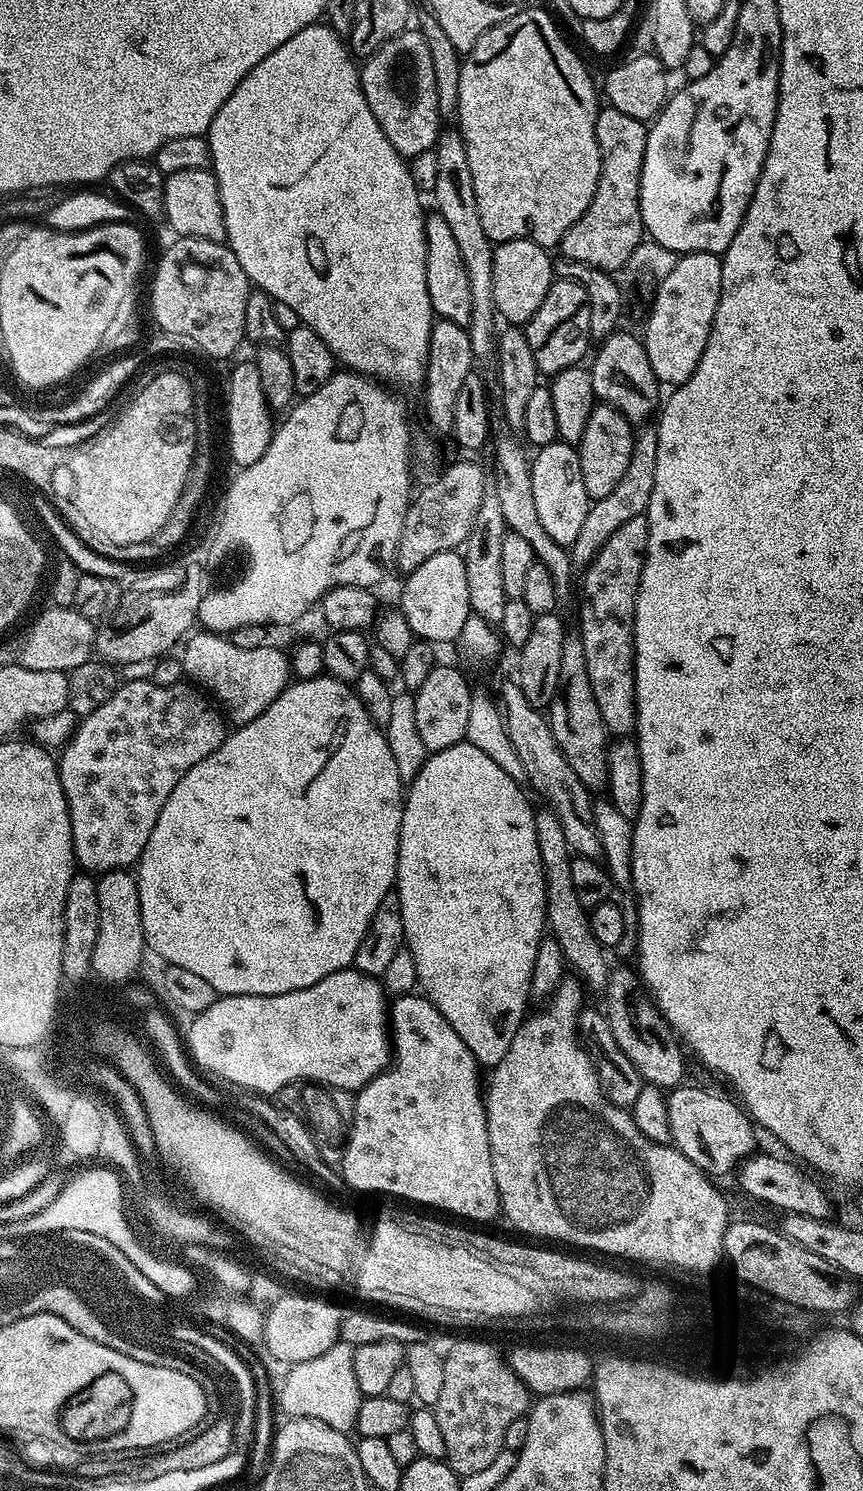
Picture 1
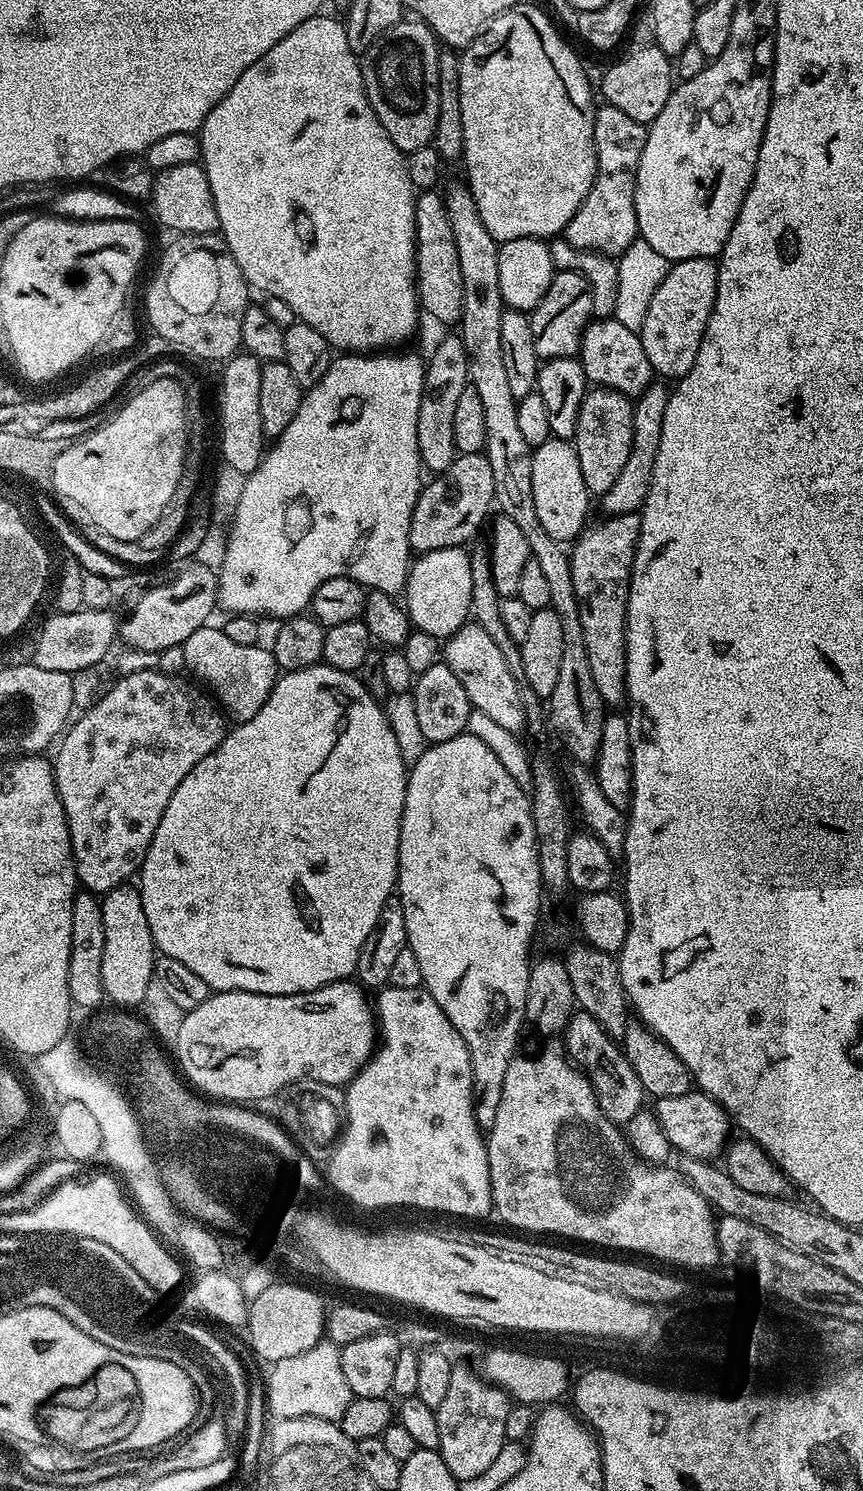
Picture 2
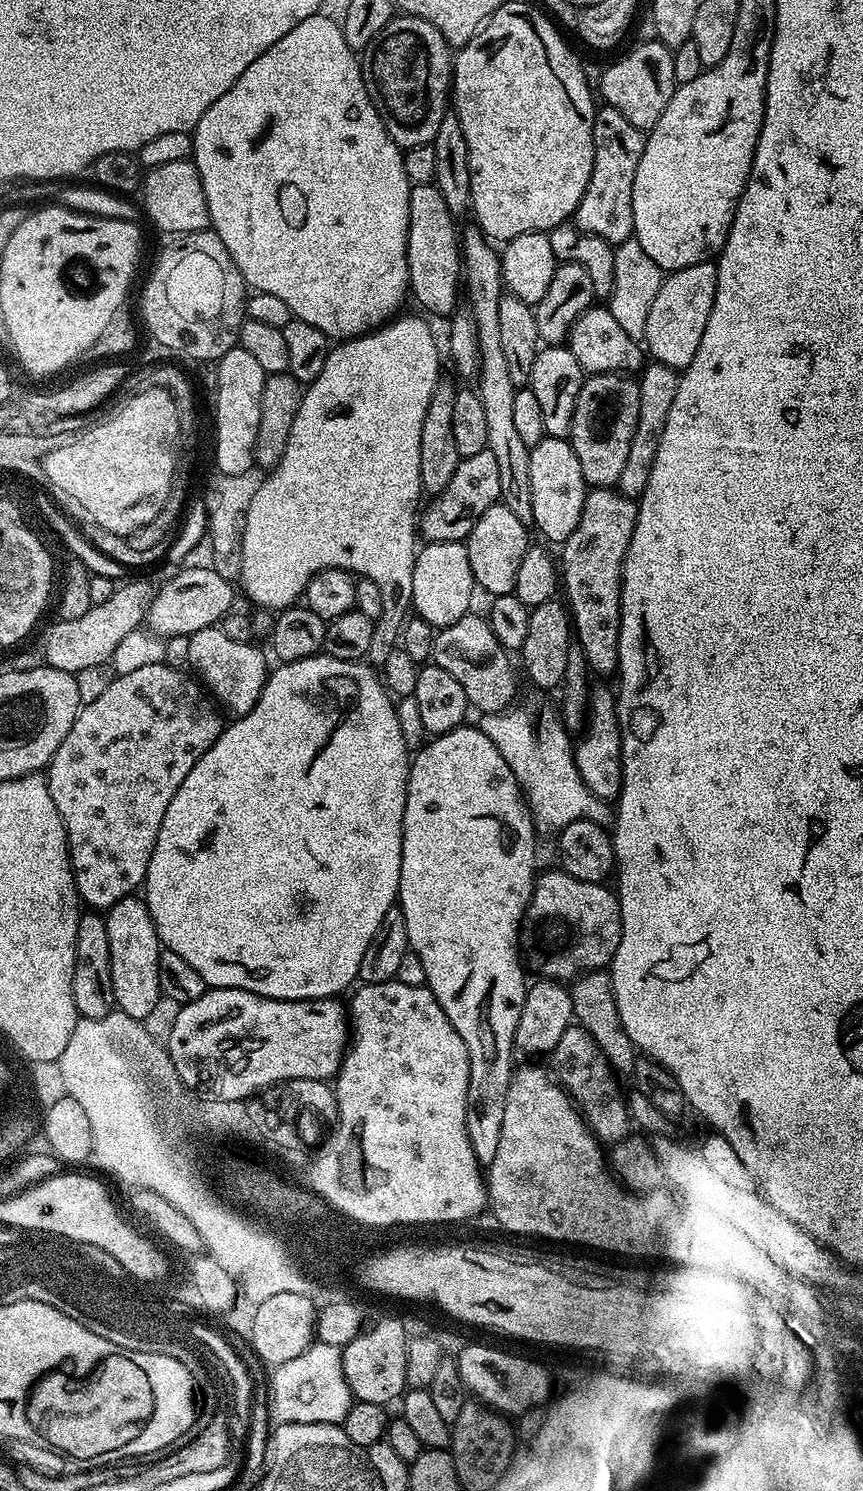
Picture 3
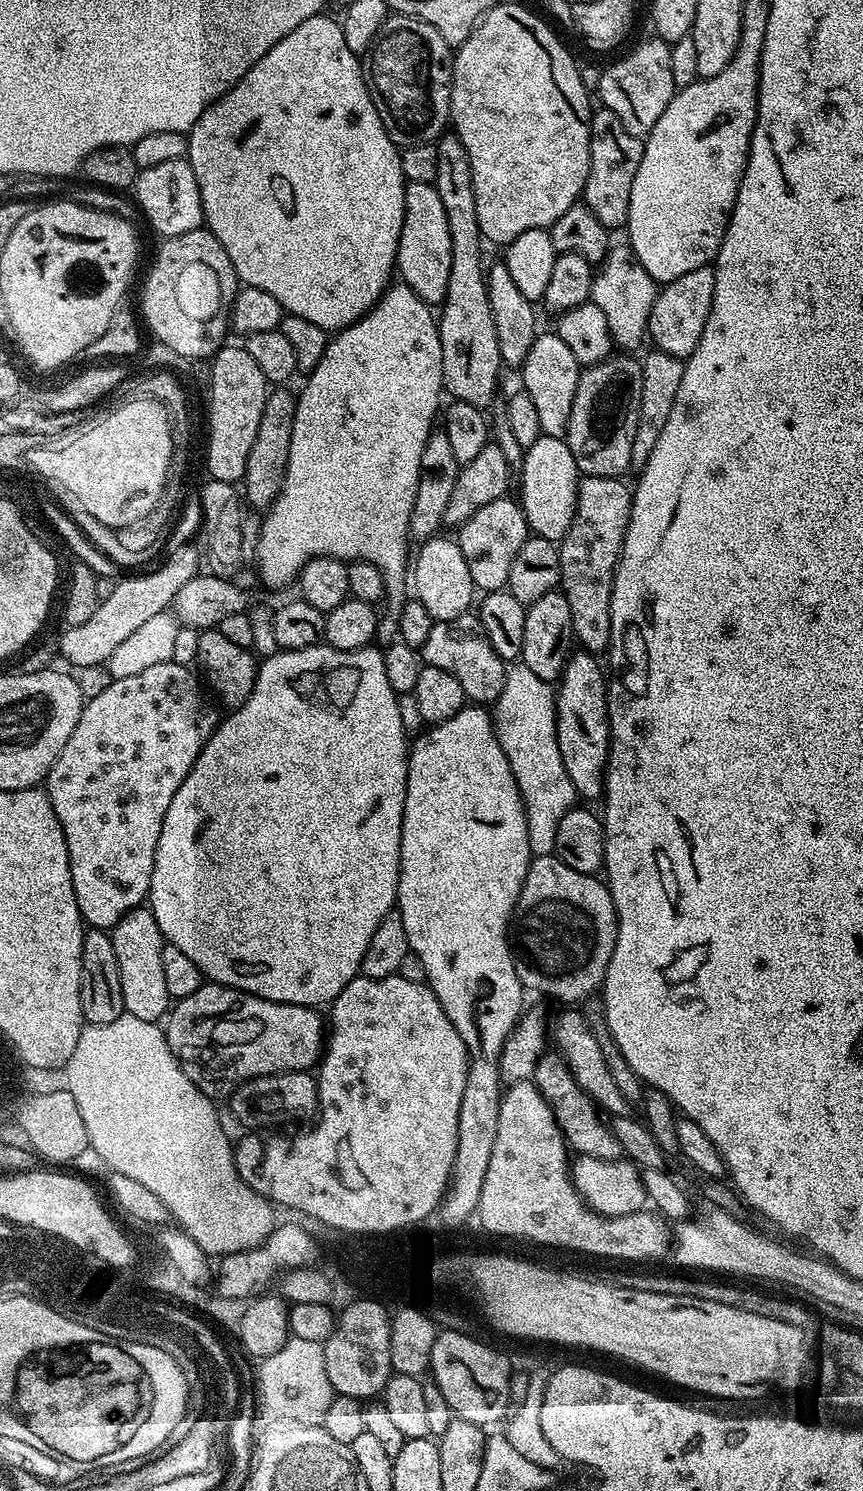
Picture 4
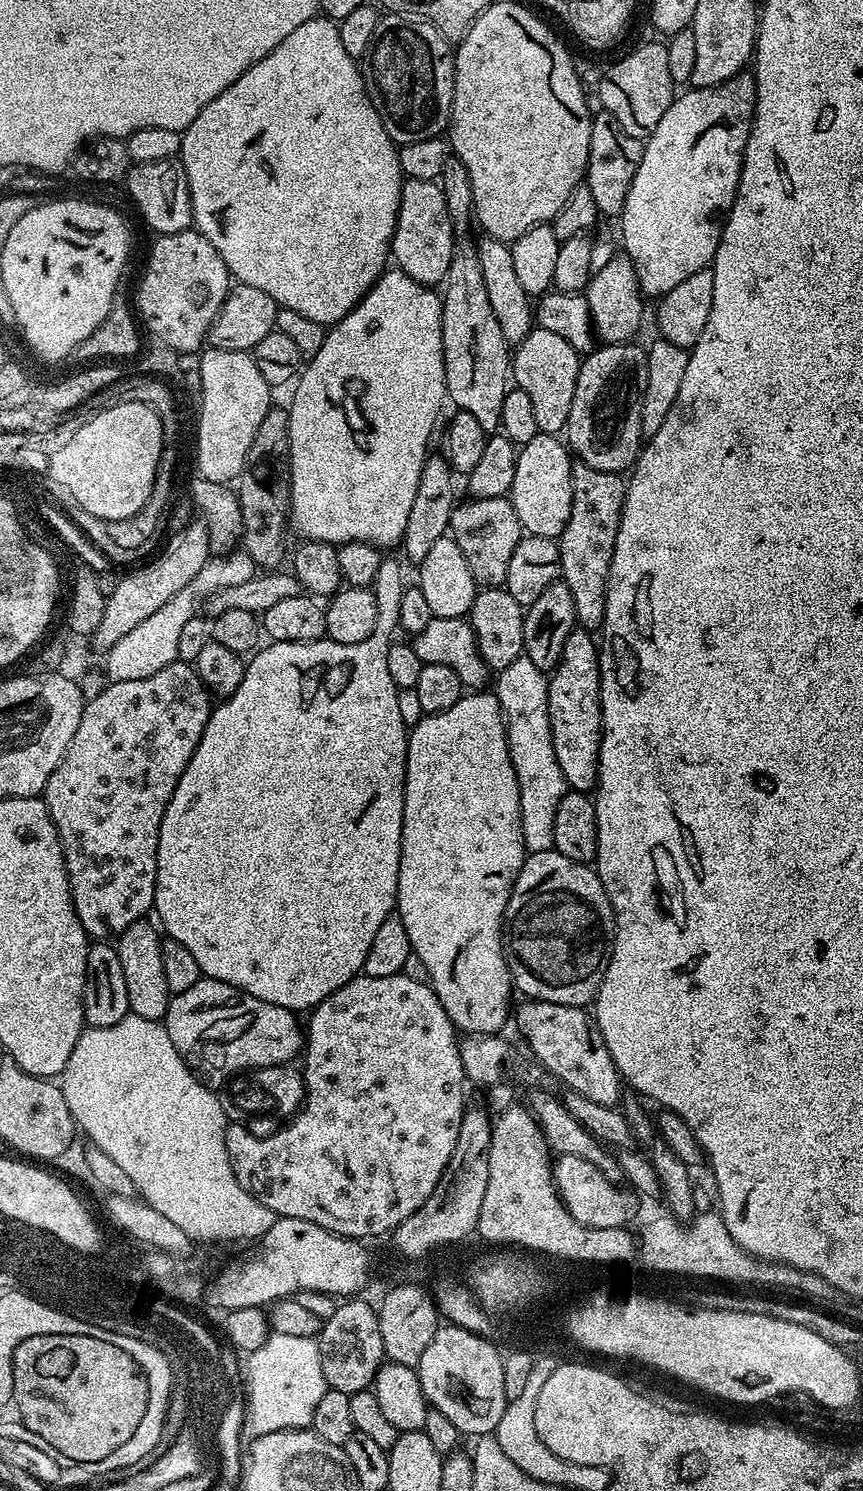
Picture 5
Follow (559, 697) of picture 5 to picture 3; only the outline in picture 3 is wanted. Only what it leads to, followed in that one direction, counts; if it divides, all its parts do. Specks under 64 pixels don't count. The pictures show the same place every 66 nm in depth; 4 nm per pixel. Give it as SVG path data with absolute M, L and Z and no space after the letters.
M593 687L589 691L588 714L582 735L584 737L580 741L577 739L574 744L578 774L582 774L582 782L586 782L586 786L599 800L615 801L620 795L622 786L622 738L620 737L620 723L616 717L616 698L611 687L609 689Z

